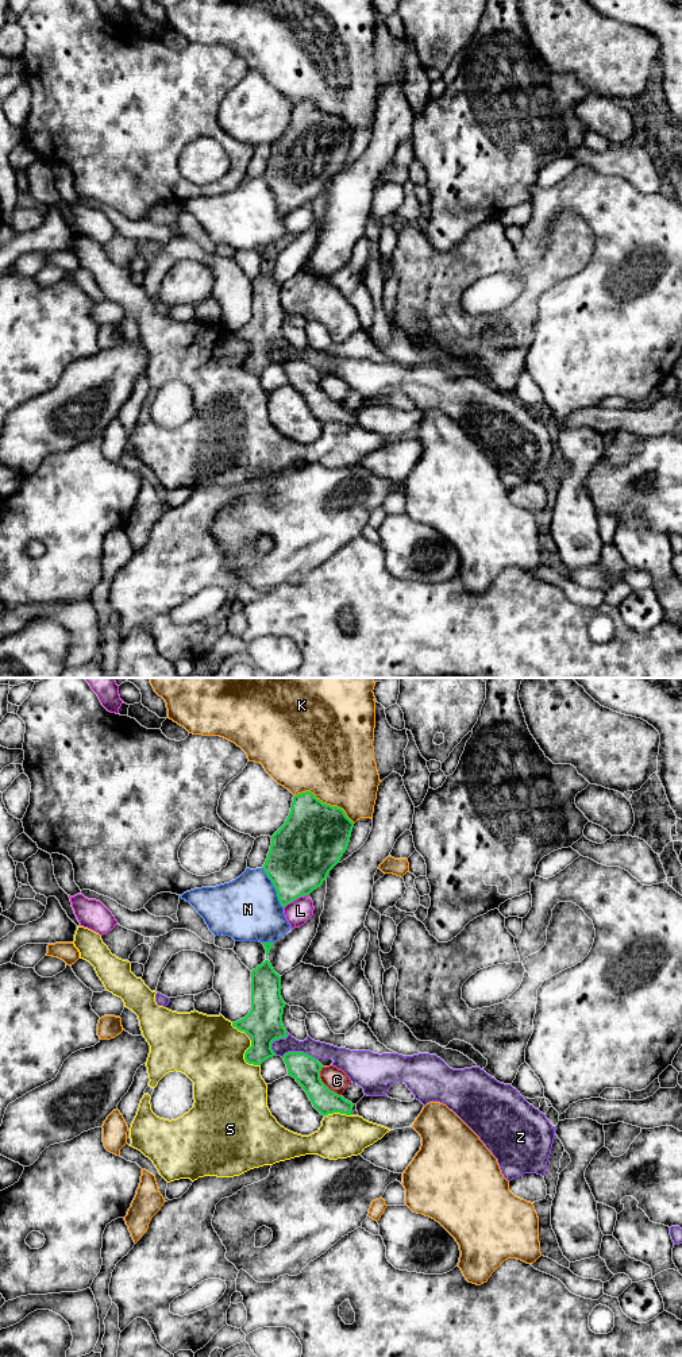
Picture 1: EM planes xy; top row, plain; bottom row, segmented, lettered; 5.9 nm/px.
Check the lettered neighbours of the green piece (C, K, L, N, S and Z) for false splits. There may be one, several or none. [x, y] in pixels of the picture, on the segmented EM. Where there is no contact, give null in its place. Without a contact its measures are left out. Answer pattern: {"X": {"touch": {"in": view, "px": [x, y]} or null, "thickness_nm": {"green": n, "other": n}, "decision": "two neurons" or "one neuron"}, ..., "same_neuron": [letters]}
{"C": {"touch": {"in": "xy", "px": [323, 1083]}, "thickness_nm": {"green": 170, "other": 140}, "decision": "two neurons"}, "K": {"touch": {"in": "xy", "px": [326, 804]}, "thickness_nm": {"green": 400, "other": 460}, "decision": "two neurons"}, "L": {"touch": {"in": "xy", "px": [296, 898]}, "thickness_nm": {"green": 380, "other": 150}, "decision": "two neurons"}, "N": {"touch": {"in": "xy", "px": [274, 886]}, "thickness_nm": {"green": 380, "other": 380}, "decision": "two neurons"}, "S": {"touch": {"in": "xy", "px": [245, 1057]}, "thickness_nm": {"green": 220, "other": 440}, "decision": "two neurons"}, "Z": {"touch": {"in": "xy", "px": [299, 1052]}, "thickness_nm": {"green": 170, "other": 110}, "decision": "two neurons"}, "same_neuron": []}

